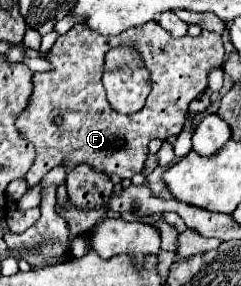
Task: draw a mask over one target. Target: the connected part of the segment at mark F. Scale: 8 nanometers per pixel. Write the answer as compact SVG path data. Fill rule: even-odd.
M147 22L143 26L129 28L129 32L121 32L119 36L101 36L97 32L89 32L89 28L85 28L85 24L73 26L65 36L59 36L57 42L53 44L53 48L47 52L45 60L51 64L51 70L33 74L33 94L17 118L19 134L25 140L33 142L35 150L37 150L37 158L25 176L28 185L38 184L43 176L55 166L63 166L67 172L71 172L81 162L87 162L95 172L105 174L109 178L113 174L117 174L119 178L133 178L135 174L143 172L145 160L149 156L147 144L153 138L165 140L165 138L181 132L183 118L187 114L191 100L195 100L207 88L207 74L213 68L221 68L223 56L225 56L223 36L209 32L209 30L203 30L195 38L189 34L183 38L173 38L157 22ZM115 46L127 46L127 48L133 48L135 52L139 52L141 60L151 76L151 94L149 94L145 106L135 114L115 112L105 96L105 88L101 82L103 60L105 60L105 54Z

